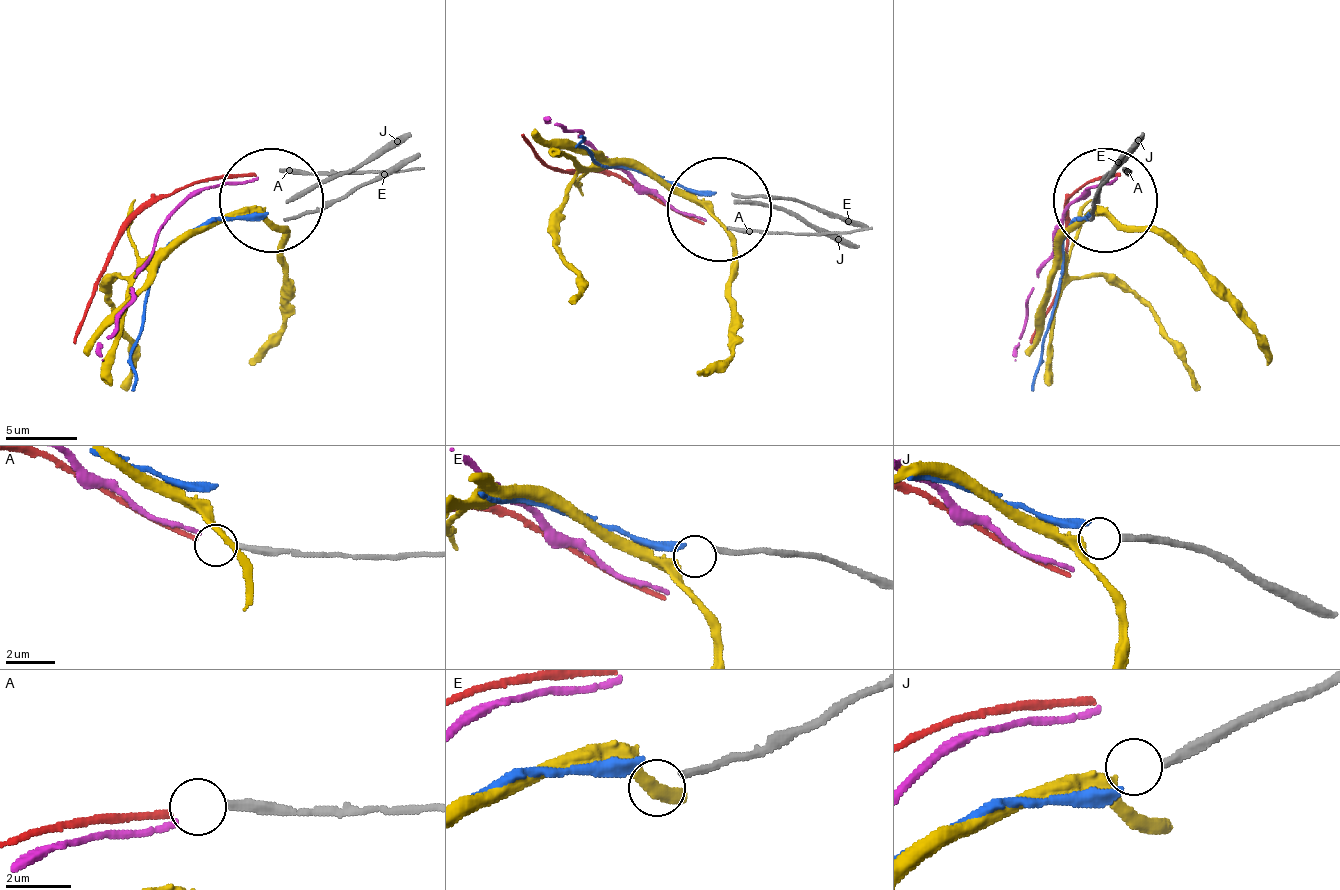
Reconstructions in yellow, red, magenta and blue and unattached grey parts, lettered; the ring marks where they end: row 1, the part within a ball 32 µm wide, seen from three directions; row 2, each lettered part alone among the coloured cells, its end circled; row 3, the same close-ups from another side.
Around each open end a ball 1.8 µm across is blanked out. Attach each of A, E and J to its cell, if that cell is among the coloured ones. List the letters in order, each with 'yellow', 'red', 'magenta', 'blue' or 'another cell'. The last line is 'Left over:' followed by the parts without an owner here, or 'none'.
A: red
E: another cell
J: yellow
Left over: E

